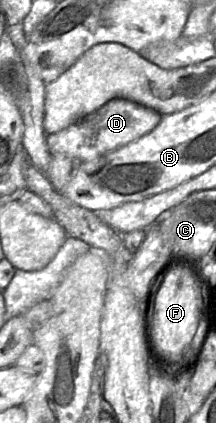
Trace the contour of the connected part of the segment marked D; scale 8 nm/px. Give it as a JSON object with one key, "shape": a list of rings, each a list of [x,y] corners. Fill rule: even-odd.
{"shape":[[[115,98],[69,127],[47,135],[46,143],[51,156],[63,154],[76,161],[89,161],[151,132],[161,122],[162,117],[153,109],[127,99]]]}

